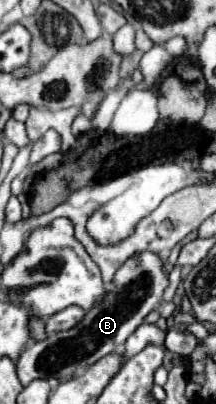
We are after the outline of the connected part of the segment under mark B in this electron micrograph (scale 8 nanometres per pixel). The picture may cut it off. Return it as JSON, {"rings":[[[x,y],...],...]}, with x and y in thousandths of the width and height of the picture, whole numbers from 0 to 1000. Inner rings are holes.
{"rings":[[[662,621],[588,641],[588,651],[551,661],[551,671],[532,676],[523,691],[532,715],[495,720],[486,735],[394,775],[366,804],[347,804],[319,819],[273,819],[255,829],[227,829],[218,839],[153,849],[134,864],[97,874],[79,894],[79,928],[97,953],[134,953],[153,938],[227,938],[227,933],[310,938],[329,928],[384,923],[412,903],[431,903],[468,884],[542,869],[588,844],[588,834],[662,800],[662,790],[699,770],[745,760],[773,705],[782,705],[782,676],[764,666],[764,641],[745,631]]]}

